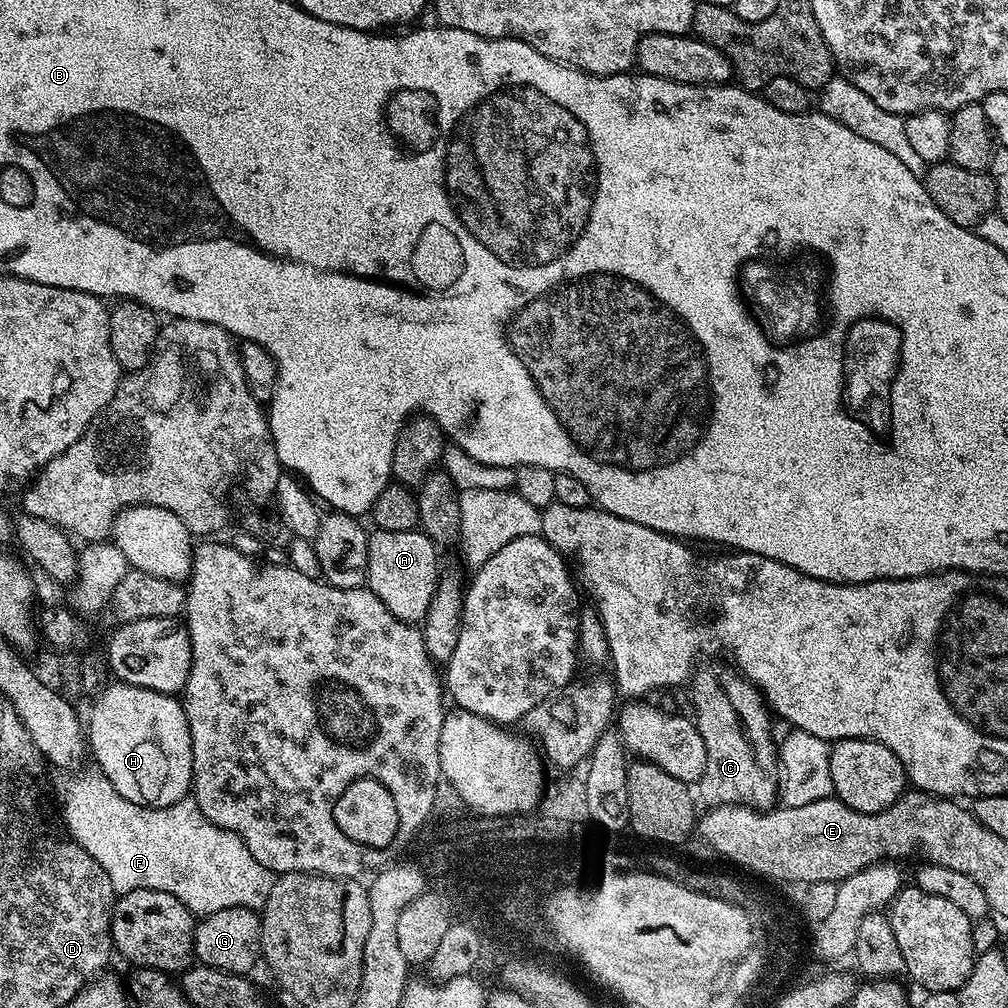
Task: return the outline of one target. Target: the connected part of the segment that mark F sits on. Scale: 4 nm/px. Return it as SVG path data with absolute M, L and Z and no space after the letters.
M99 770L91 771L77 771L72 774L77 774L77 776L69 778L68 785L64 788L64 824L68 827L67 835L75 840L78 846L82 846L82 850L86 850L86 854L90 854L90 858L94 858L94 862L98 862L98 866L102 866L102 870L106 870L106 878L110 878L113 893L123 894L139 888L162 890L166 894L174 894L174 898L178 898L178 902L182 902L200 918L214 914L218 910L230 910L231 908L263 909L266 898L270 898L270 890L274 879L273 872L266 866L262 866L262 862L258 862L258 858L254 858L254 854L250 854L246 842L242 842L242 838L236 832L231 832L214 822L210 822L210 818L206 818L206 814L202 814L202 810L196 804L195 799L185 798L165 808L147 808L122 798L122 794L118 794L118 790L114 790L114 786L104 777L103 772Z

